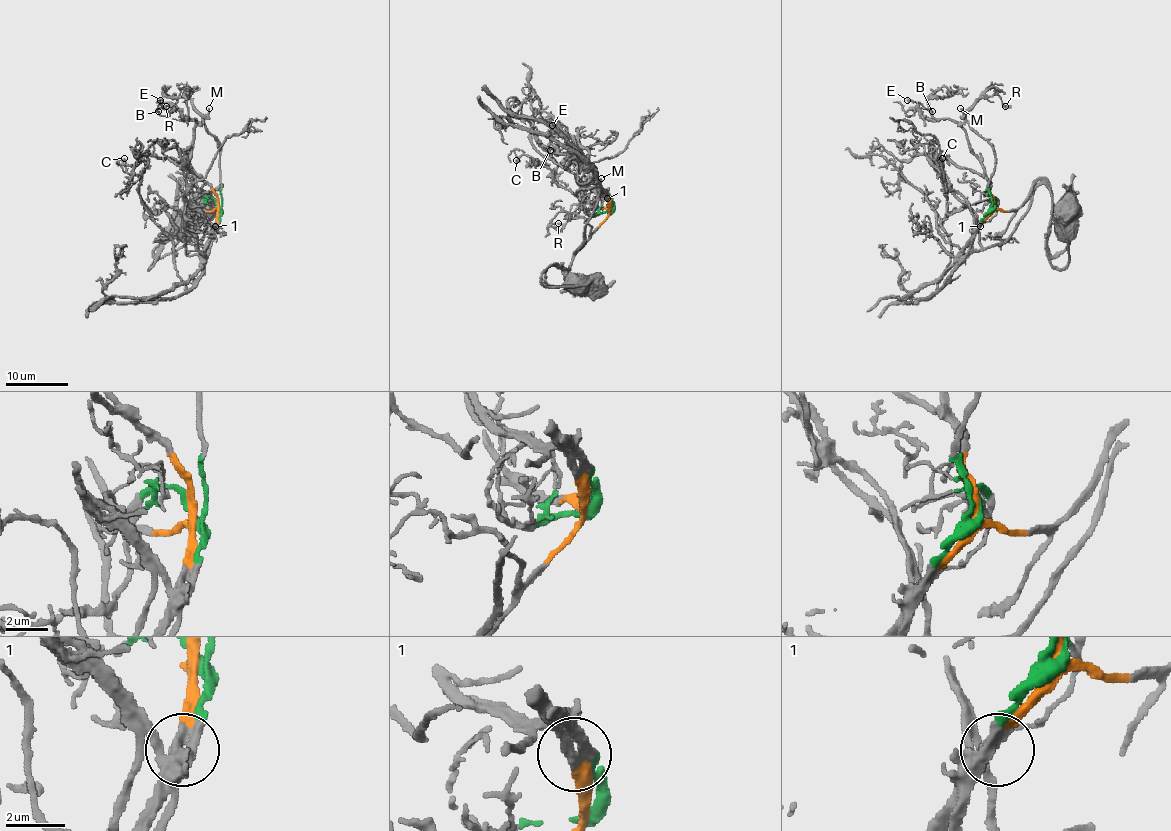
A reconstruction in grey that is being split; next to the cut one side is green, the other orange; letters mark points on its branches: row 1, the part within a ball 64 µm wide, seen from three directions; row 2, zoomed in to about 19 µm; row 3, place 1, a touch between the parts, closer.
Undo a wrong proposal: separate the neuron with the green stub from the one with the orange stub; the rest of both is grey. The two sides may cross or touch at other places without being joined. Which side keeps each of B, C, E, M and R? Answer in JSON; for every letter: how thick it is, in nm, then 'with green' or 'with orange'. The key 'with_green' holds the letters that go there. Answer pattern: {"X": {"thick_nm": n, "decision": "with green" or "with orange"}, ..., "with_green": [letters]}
{"B": {"thick_nm": 200, "decision": "with orange"}, "C": {"thick_nm": 160, "decision": "with orange"}, "E": {"thick_nm": 140, "decision": "with orange"}, "M": {"thick_nm": 150, "decision": "with green"}, "R": {"thick_nm": 130, "decision": "with green"}, "with_green": ["M", "R"]}

